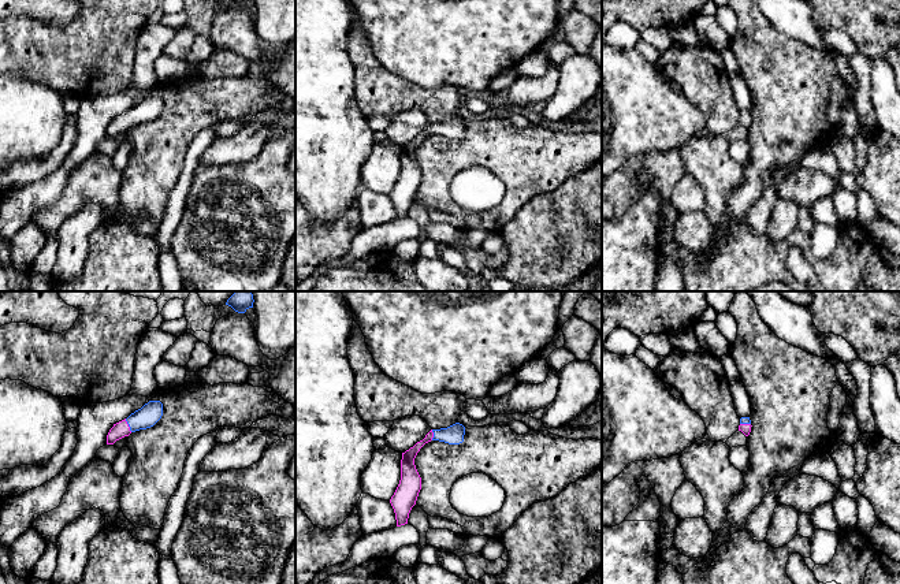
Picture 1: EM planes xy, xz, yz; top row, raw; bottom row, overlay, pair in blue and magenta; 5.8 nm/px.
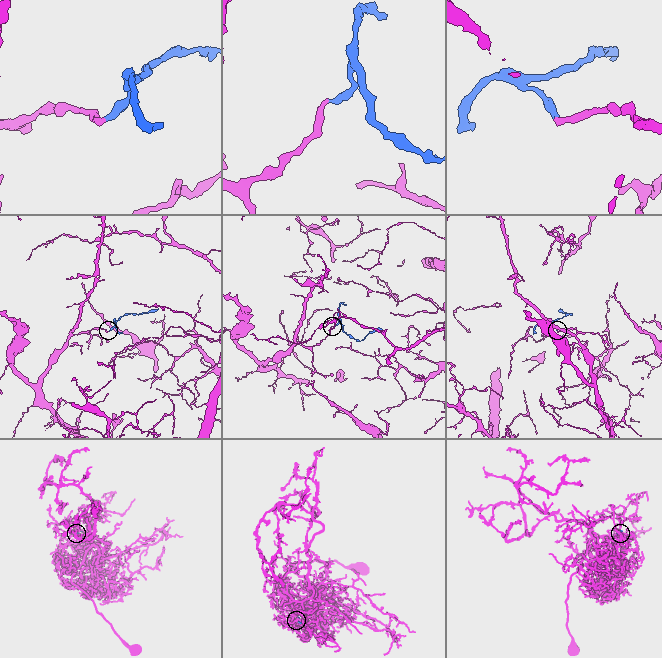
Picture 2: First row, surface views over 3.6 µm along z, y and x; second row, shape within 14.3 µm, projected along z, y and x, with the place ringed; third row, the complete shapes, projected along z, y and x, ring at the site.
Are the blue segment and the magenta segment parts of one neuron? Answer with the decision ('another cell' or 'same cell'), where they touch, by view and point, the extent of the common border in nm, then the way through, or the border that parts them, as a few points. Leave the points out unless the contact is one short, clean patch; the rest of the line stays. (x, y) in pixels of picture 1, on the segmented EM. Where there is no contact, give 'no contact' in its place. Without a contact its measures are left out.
same cell | xy (129, 426) | 90 nm | across xy (145, 417), (129, 426), (119, 430)

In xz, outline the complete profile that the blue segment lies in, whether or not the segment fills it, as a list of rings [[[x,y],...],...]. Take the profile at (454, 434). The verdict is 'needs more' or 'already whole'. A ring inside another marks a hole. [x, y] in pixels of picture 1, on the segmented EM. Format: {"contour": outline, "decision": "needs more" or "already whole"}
{"contour": [[[455,423],[447,428],[431,429],[423,440],[417,442],[413,447],[402,453],[401,480],[390,499],[395,513],[397,527],[408,524],[409,513],[416,505],[419,492],[421,490],[421,477],[414,465],[414,458],[420,449],[431,440],[460,444],[464,442],[464,435],[465,427],[460,423]]], "decision": "needs more"}

